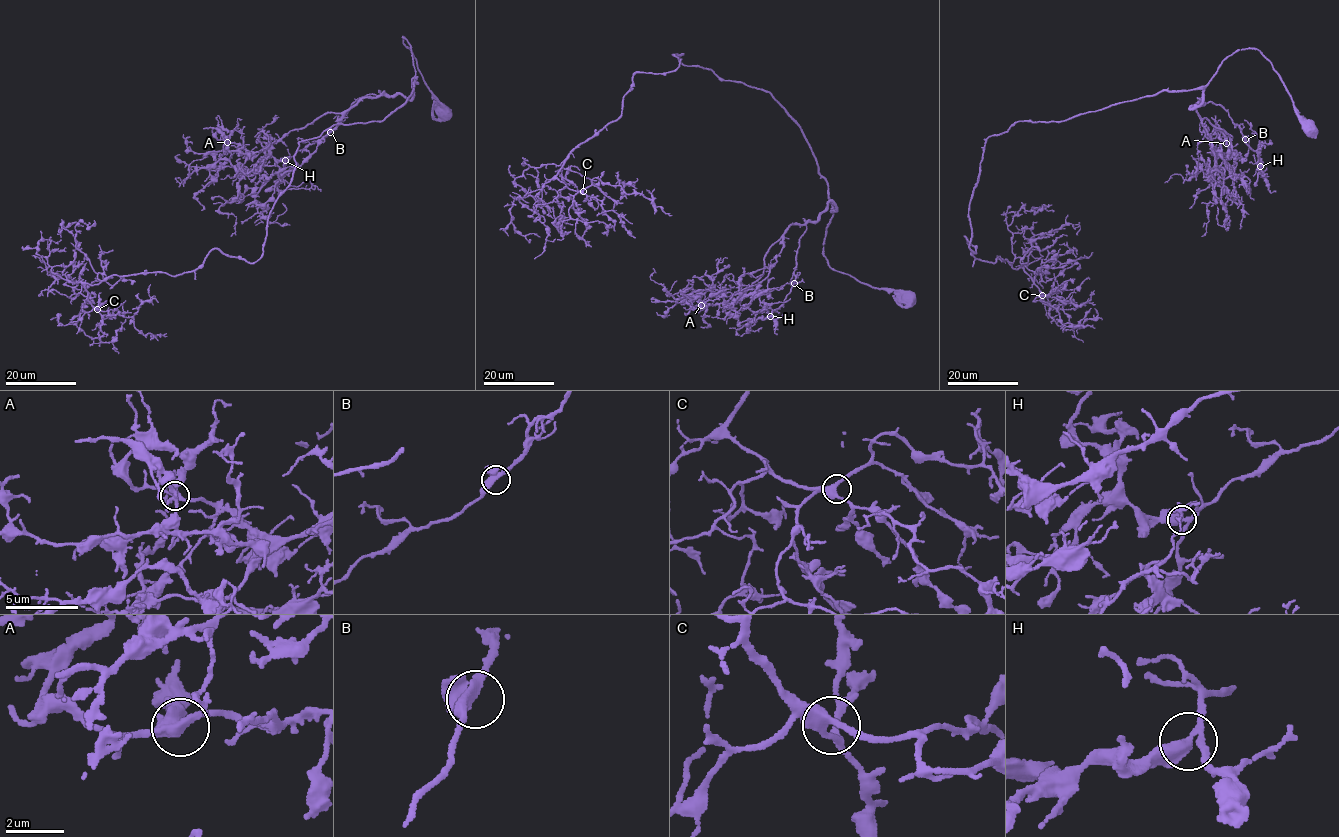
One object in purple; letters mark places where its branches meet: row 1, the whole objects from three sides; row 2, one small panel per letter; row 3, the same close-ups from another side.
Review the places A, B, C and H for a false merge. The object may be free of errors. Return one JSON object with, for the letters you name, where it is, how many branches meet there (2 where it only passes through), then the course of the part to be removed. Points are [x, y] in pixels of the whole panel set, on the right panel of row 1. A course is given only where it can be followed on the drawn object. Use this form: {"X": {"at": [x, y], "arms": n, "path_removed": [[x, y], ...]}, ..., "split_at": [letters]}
{"split_at": []}

